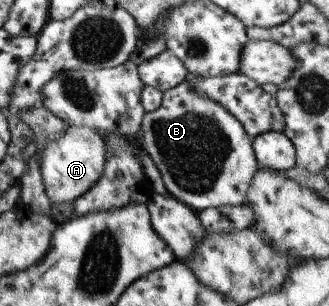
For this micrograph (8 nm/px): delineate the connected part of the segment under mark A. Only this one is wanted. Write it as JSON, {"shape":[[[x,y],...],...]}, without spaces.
{"shape":[[[71,126],[58,138],[48,140],[46,146],[38,148],[40,170],[49,201],[62,207],[79,199],[88,192],[102,176],[106,164],[106,144],[104,137],[92,128]]]}

